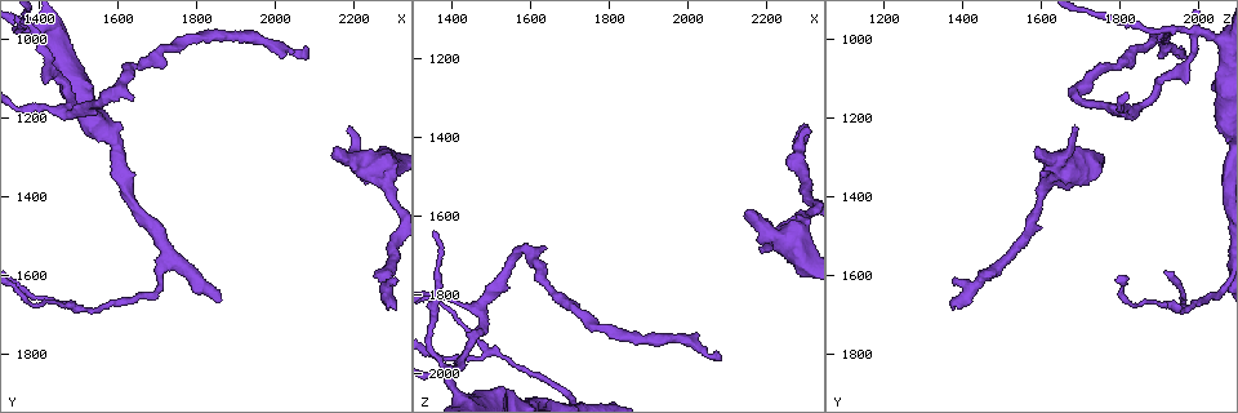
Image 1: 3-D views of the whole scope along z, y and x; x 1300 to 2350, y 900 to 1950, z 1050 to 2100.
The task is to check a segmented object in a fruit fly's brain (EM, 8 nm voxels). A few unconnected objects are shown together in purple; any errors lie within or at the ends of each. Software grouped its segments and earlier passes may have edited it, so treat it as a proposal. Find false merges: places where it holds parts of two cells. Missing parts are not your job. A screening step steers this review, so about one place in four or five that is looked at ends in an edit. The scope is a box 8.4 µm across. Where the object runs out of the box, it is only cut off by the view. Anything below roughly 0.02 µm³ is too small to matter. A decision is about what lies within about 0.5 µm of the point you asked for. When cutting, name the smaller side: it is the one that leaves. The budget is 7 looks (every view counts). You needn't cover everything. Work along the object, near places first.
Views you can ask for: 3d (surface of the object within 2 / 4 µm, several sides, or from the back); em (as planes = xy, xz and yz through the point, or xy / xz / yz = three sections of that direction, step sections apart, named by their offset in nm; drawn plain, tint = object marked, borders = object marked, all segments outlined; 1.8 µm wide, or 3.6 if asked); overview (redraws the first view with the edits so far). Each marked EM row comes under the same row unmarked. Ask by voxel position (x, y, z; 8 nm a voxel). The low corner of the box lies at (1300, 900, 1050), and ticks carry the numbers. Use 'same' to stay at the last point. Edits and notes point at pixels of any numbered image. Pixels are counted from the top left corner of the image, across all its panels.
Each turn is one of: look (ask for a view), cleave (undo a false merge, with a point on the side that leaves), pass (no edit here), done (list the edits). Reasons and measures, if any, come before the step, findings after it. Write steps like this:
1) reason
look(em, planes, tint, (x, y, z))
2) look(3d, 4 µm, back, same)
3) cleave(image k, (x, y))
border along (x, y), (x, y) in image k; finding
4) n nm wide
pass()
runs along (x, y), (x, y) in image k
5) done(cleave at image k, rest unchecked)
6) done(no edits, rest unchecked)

sharp bend
look(em, xz, step 8, tint, (1475, 1185, 1845))

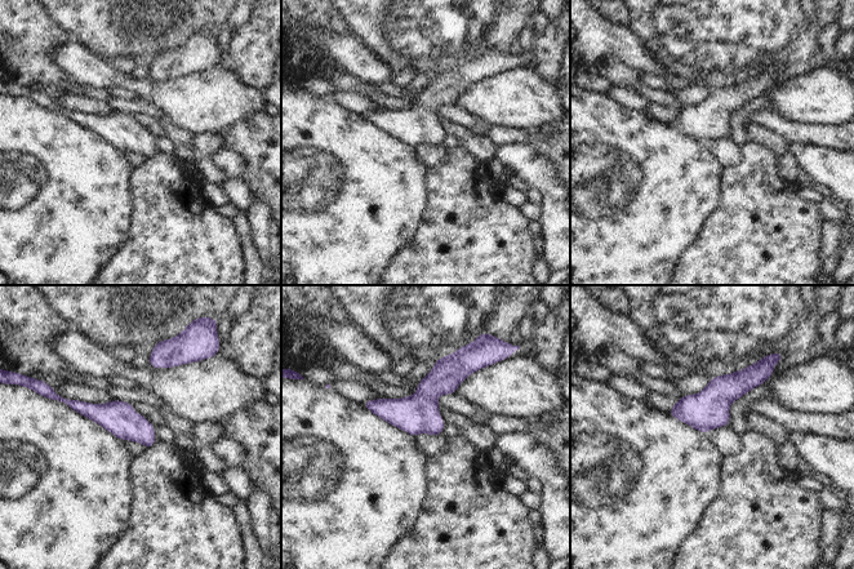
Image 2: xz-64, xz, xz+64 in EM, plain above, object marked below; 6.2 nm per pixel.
pass()
runs along (70, 403), (118, 417), (152, 440) in image 2; one cell here

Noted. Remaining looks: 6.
calibre changes
look(3d, 2 µm, (1385, 990, 2005))

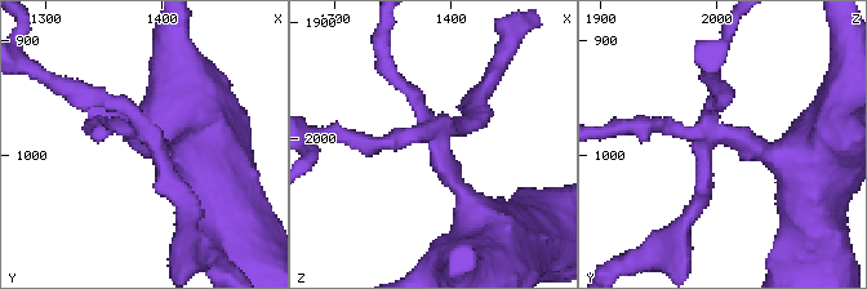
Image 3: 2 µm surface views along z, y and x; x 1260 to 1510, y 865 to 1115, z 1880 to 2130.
4 arms; shape alone is not enough
look(em, planes, tint, (1392, 988, 2006))

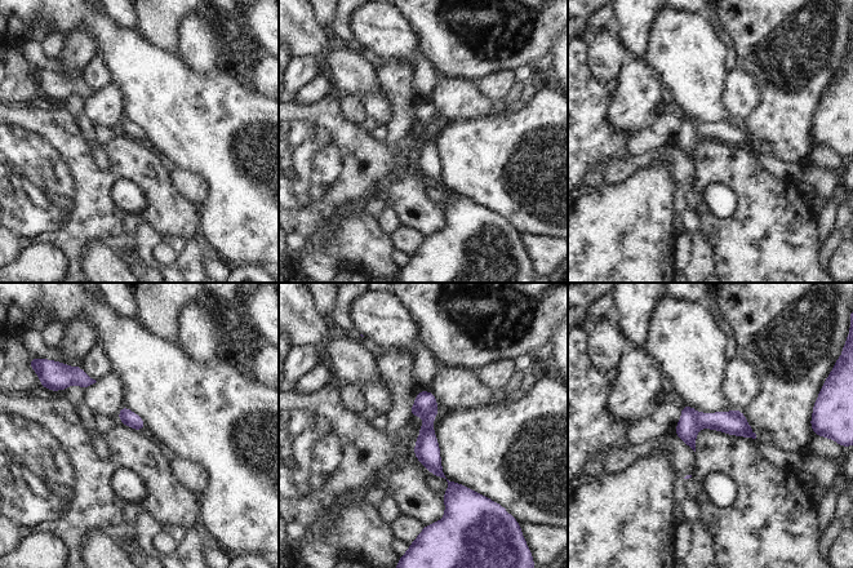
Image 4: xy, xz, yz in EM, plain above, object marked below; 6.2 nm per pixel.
cleave(image 4, (426, 403))
border along (414, 404), (420, 411), (432, 417) in image 4; a second cell is stuck on

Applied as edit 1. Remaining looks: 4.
redraw
look(overview)

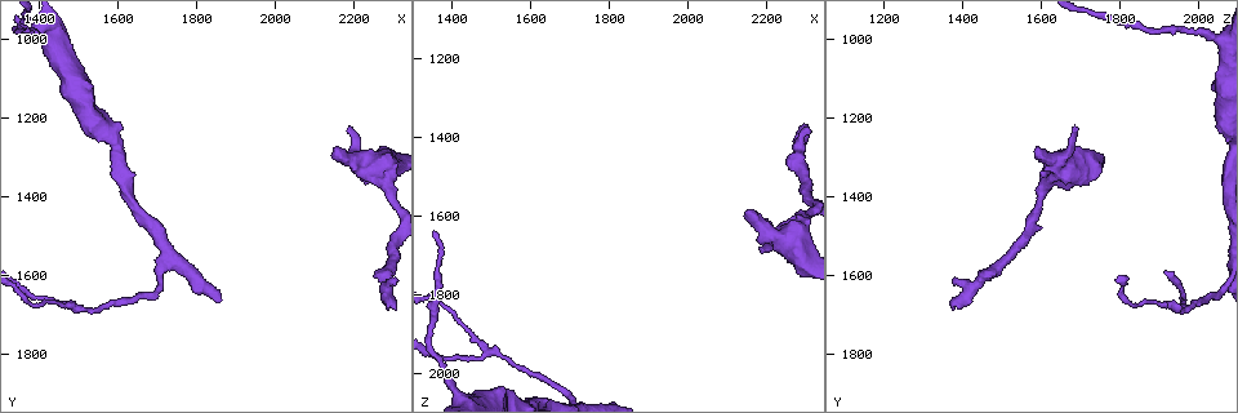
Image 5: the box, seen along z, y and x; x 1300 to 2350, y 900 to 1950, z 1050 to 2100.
thick turns thin
look(3d, 4 µm, (2285, 1345, 1630))

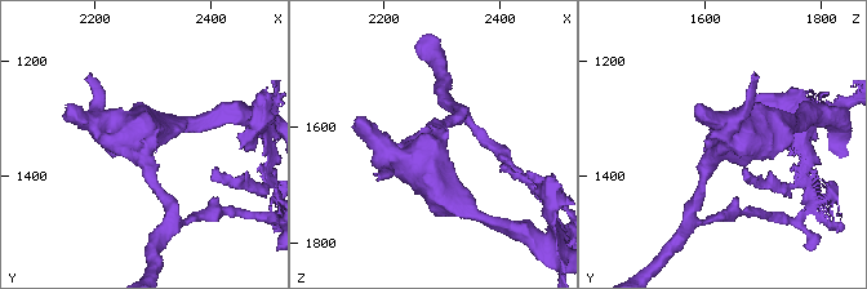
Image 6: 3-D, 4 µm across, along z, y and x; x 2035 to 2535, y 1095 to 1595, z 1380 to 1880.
look(em, 3.6 µm, xz, step 4, tint, (2285, 1350, 1640))

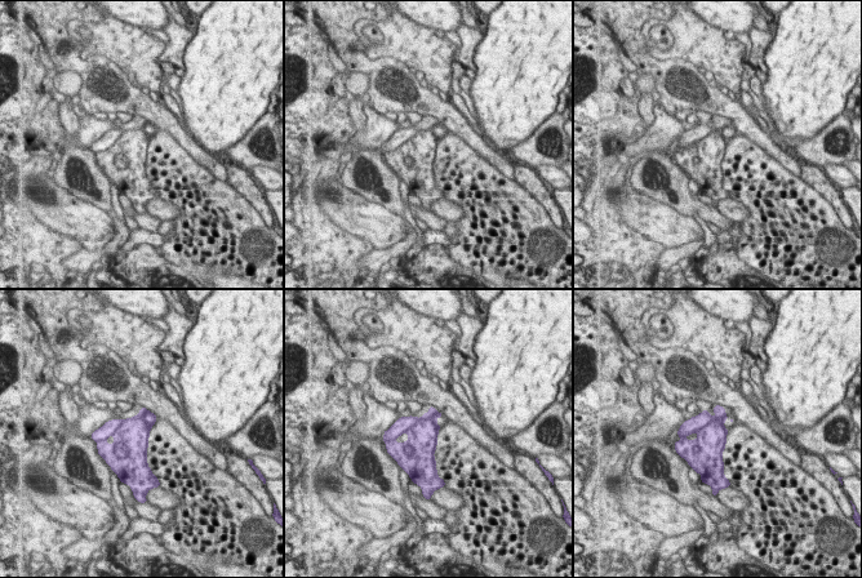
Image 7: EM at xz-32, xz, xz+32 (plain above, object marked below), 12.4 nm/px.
cut it another way
look(em, 3.6 µm, planes, borders, same)

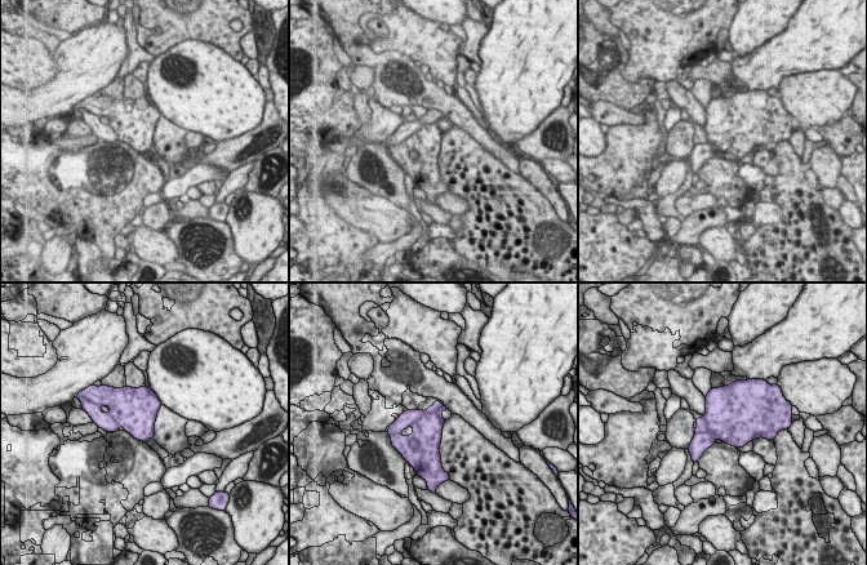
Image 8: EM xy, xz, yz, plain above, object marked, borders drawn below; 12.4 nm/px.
420 nm wide
cleave(image 8, (409, 417))
border along (426, 412), (410, 425) in image 8; a second cell is stuck on

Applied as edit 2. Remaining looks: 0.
done(cleave at image 4, cleave at image 8, rest unchecked)

